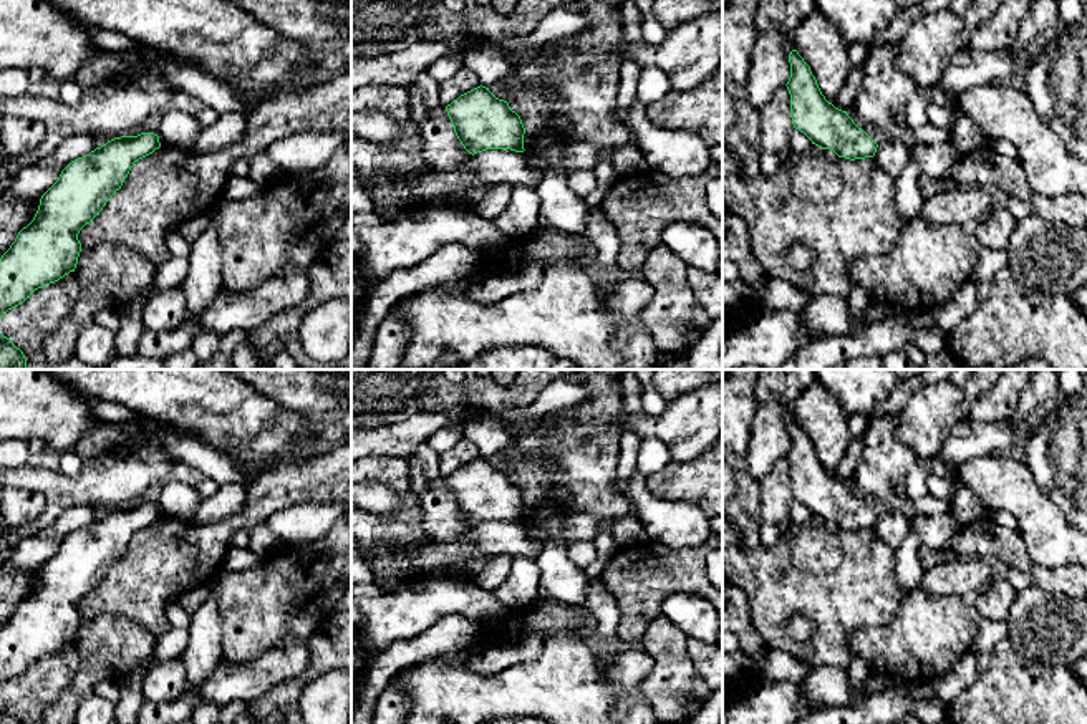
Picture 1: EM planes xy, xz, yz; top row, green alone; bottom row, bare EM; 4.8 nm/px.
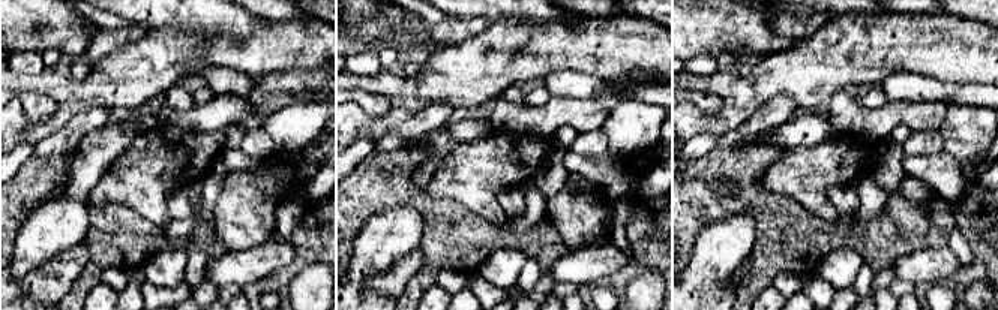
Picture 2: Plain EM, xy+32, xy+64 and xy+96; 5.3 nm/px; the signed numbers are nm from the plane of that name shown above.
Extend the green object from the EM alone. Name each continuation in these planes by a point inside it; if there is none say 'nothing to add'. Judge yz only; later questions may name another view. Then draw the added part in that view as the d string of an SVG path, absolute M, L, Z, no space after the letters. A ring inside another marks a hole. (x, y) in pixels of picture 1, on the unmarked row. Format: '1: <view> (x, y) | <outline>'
nothing to add

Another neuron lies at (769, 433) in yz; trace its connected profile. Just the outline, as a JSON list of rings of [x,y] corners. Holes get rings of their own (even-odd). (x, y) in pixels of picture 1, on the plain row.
[[[759,403],[751,426],[751,441],[746,454],[747,475],[761,482],[772,464],[790,449],[789,426],[795,421],[794,406]]]

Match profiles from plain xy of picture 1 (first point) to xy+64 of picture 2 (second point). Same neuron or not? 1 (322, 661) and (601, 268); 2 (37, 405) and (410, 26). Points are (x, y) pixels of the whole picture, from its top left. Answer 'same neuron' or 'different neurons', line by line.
1: different neurons
2: different neurons

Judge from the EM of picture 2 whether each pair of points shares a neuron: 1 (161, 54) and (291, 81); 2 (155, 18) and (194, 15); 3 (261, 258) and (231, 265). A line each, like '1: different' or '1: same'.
1: different
2: same
3: same

